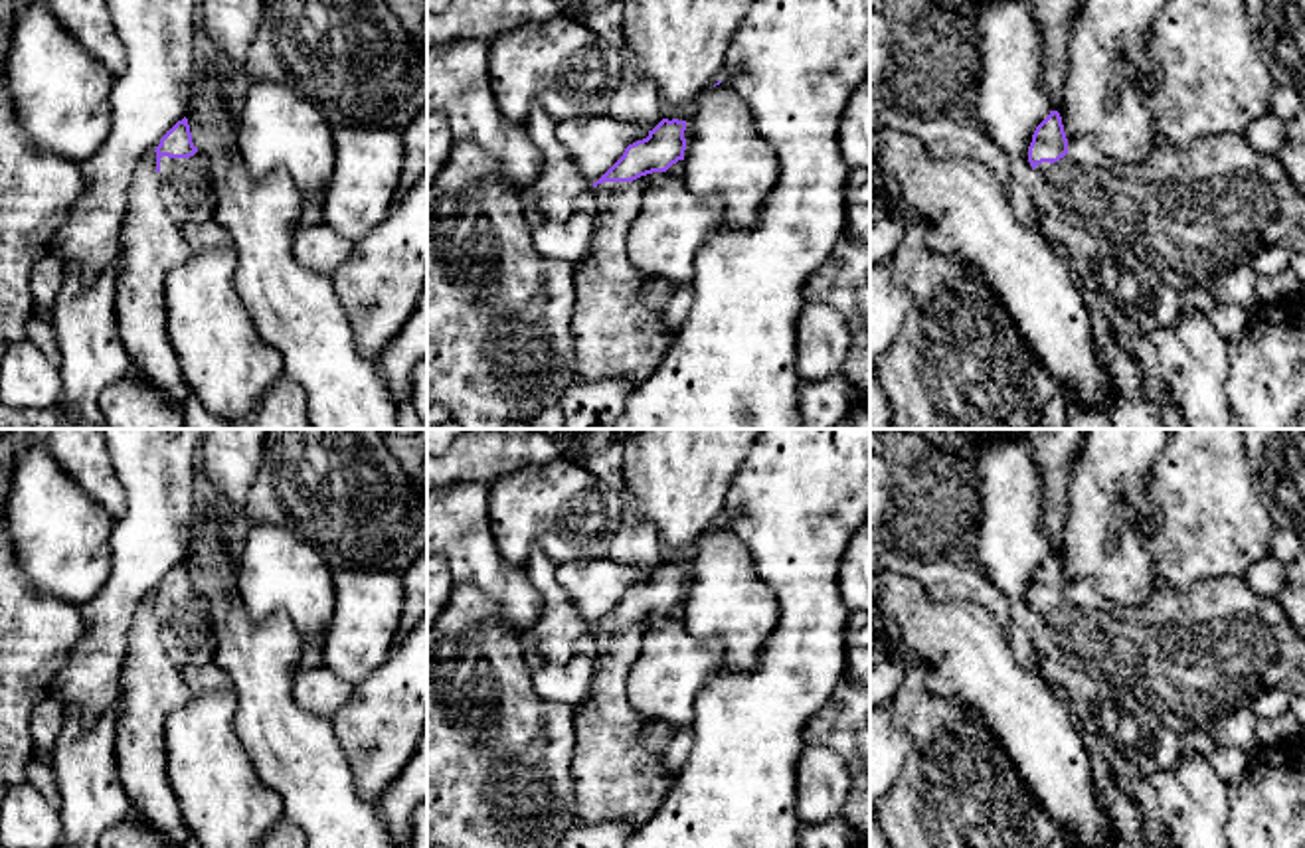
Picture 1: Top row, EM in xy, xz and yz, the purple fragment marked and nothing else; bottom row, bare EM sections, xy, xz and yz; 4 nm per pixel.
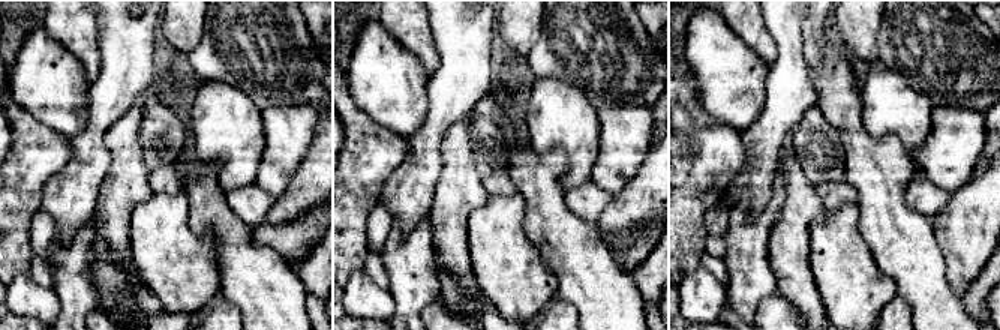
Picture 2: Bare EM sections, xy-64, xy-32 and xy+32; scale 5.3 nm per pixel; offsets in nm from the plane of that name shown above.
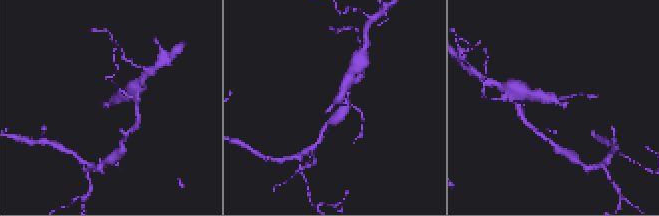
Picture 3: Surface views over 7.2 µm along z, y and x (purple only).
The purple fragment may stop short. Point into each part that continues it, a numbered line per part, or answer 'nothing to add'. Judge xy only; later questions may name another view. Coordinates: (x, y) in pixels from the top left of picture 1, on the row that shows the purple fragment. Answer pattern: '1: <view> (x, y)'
1: xy (188, 192)

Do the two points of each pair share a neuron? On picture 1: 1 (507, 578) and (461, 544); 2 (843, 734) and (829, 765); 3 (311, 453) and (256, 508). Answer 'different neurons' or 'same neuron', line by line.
1: same neuron
2: different neurons
3: same neuron

